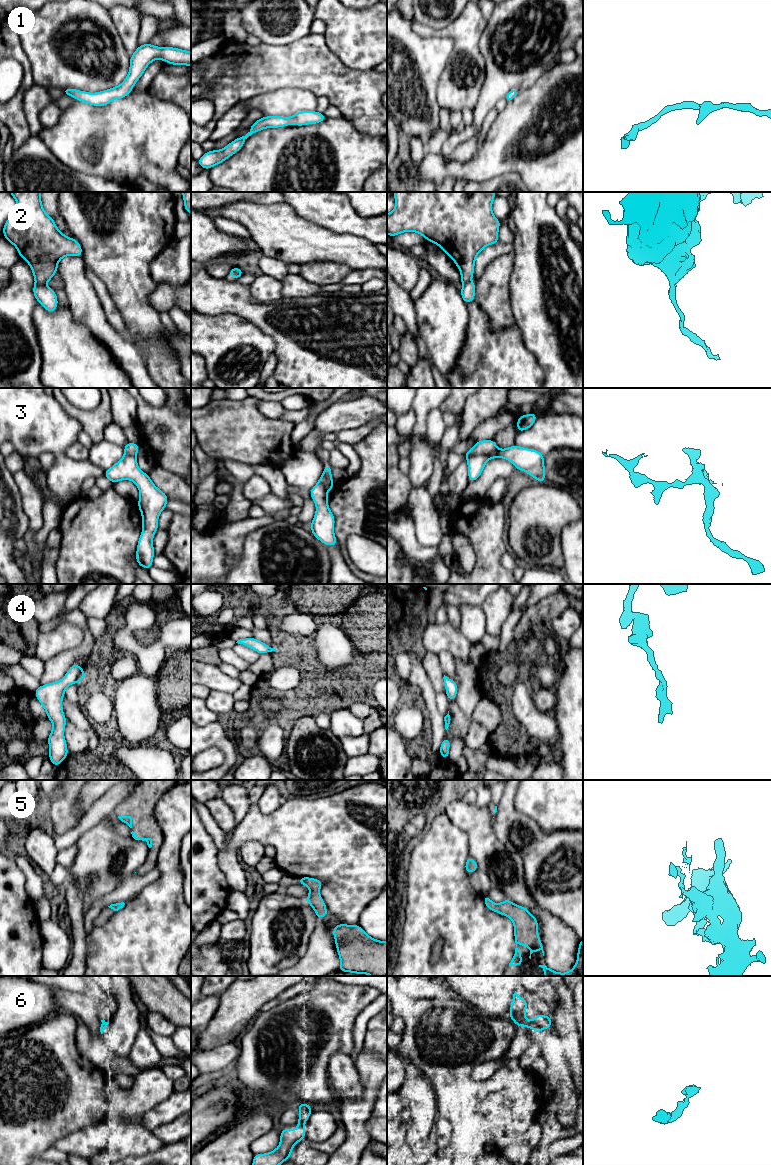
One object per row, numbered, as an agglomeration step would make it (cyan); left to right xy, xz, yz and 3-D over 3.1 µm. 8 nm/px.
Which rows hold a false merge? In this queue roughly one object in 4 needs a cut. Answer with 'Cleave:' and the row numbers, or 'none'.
Cleave: 2, 3, 6

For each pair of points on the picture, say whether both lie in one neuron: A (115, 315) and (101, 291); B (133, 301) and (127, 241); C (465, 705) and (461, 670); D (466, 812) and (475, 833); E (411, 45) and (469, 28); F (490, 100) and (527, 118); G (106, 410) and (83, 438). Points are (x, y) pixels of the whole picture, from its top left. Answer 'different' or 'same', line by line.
A: same
B: same
C: same
D: same
E: different
F: different
G: different

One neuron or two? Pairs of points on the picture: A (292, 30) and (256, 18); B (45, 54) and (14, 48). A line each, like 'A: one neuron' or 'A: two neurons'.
A: one neuron
B: two neurons

